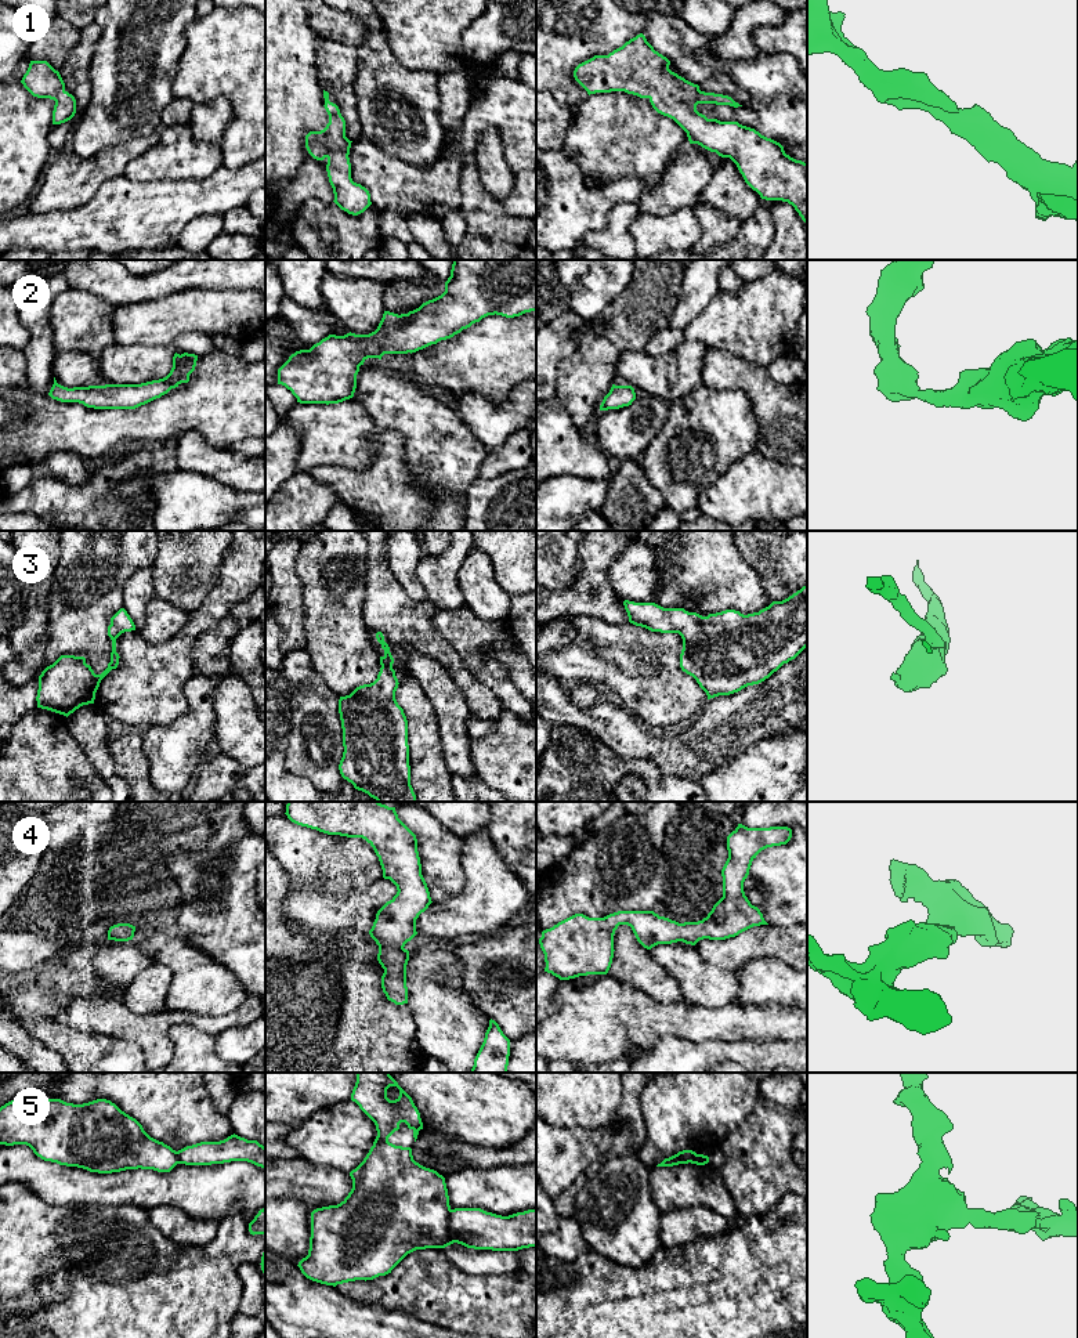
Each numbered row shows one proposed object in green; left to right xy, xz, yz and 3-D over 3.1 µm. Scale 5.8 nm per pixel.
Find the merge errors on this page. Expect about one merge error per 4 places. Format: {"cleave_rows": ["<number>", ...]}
{"cleave_rows": ["5"]}

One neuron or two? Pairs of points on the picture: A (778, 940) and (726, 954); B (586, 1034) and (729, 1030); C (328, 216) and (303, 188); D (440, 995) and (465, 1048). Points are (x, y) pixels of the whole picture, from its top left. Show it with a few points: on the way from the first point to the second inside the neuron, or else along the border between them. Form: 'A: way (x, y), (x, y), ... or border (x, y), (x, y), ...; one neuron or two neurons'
A: way (766, 941), (758, 941), (738, 950); one neuron
B: way (622, 1023), (693, 1023); one neuron
C: border (332, 201), (306, 199), (296, 213); two neurons
D: way (441, 1008), (454, 1035); one neuron

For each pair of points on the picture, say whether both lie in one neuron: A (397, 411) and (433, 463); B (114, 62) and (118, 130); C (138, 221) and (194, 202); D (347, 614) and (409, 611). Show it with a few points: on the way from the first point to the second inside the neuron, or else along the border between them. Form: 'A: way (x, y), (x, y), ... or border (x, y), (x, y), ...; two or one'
A: way (409, 423), (433, 447), (433, 451); one
B: way (114, 79), (112, 102), (118, 114); one
C: way (152, 213), (180, 202); one
D: border (365, 581), (364, 625), (372, 644); two

